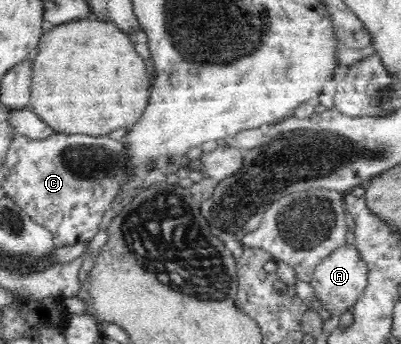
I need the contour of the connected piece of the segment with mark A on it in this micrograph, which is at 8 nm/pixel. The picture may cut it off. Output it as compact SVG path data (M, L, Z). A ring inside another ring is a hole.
M343 244L335 251L332 251L314 271L310 285L316 290L317 296L321 298L323 306L333 315L341 315L349 309L356 299L365 292L368 285L369 268L363 260L357 246Z

